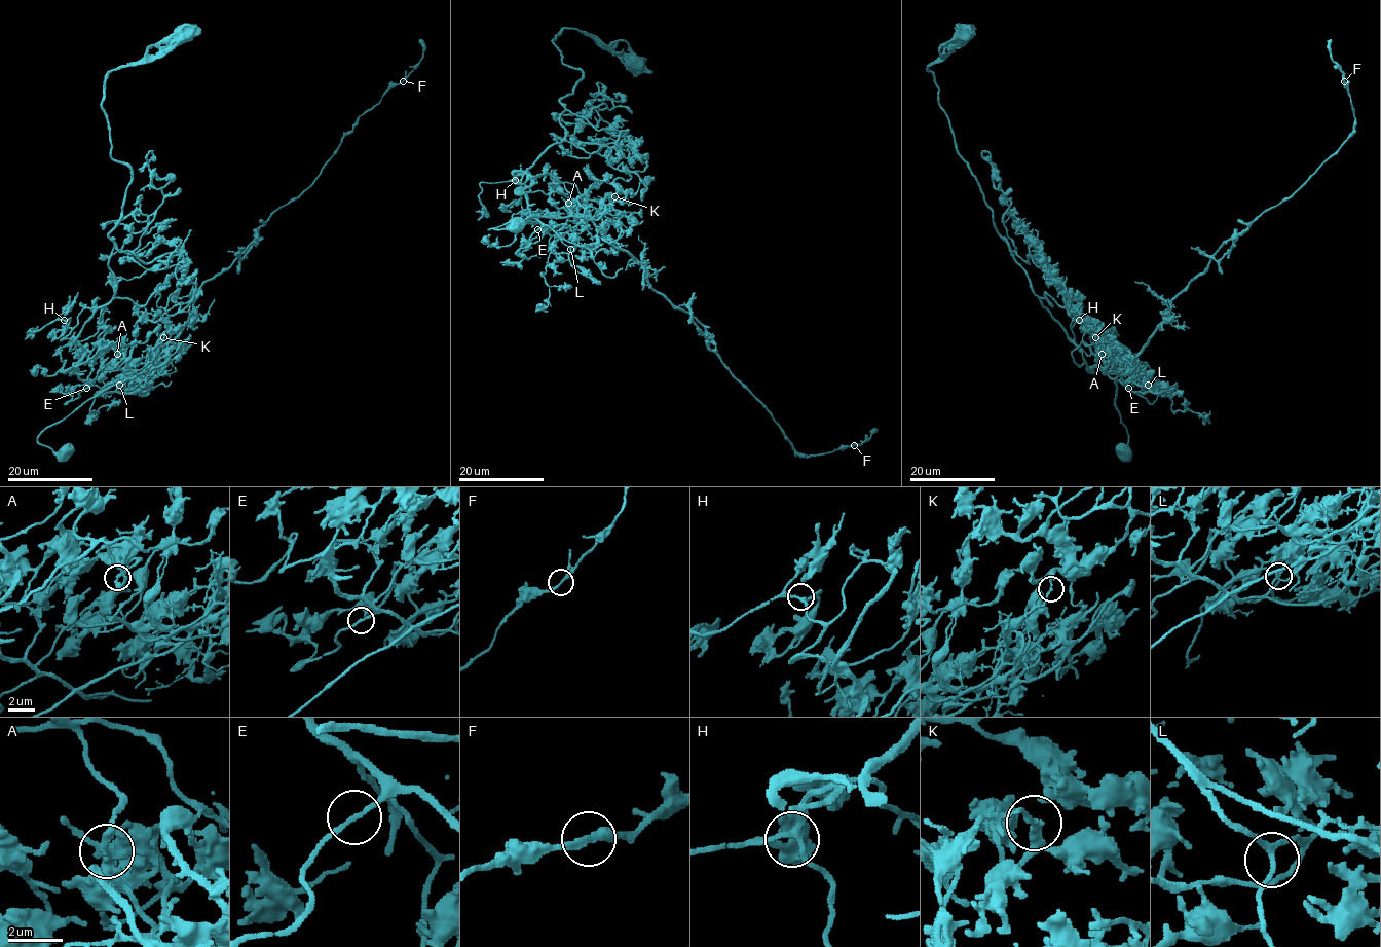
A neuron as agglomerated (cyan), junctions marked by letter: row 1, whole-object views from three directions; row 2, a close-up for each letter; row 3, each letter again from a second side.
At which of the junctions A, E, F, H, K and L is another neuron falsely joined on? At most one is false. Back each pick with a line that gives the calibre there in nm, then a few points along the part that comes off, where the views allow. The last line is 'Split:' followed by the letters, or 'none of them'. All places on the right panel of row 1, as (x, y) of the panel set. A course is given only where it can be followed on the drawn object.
K: 150 nm thick; foreign part runs (1095, 337), (1110, 356), (1133, 358), (1211, 255), (1288, 199), (1351, 134), (1350, 95), (1331, 39)
Split: K

